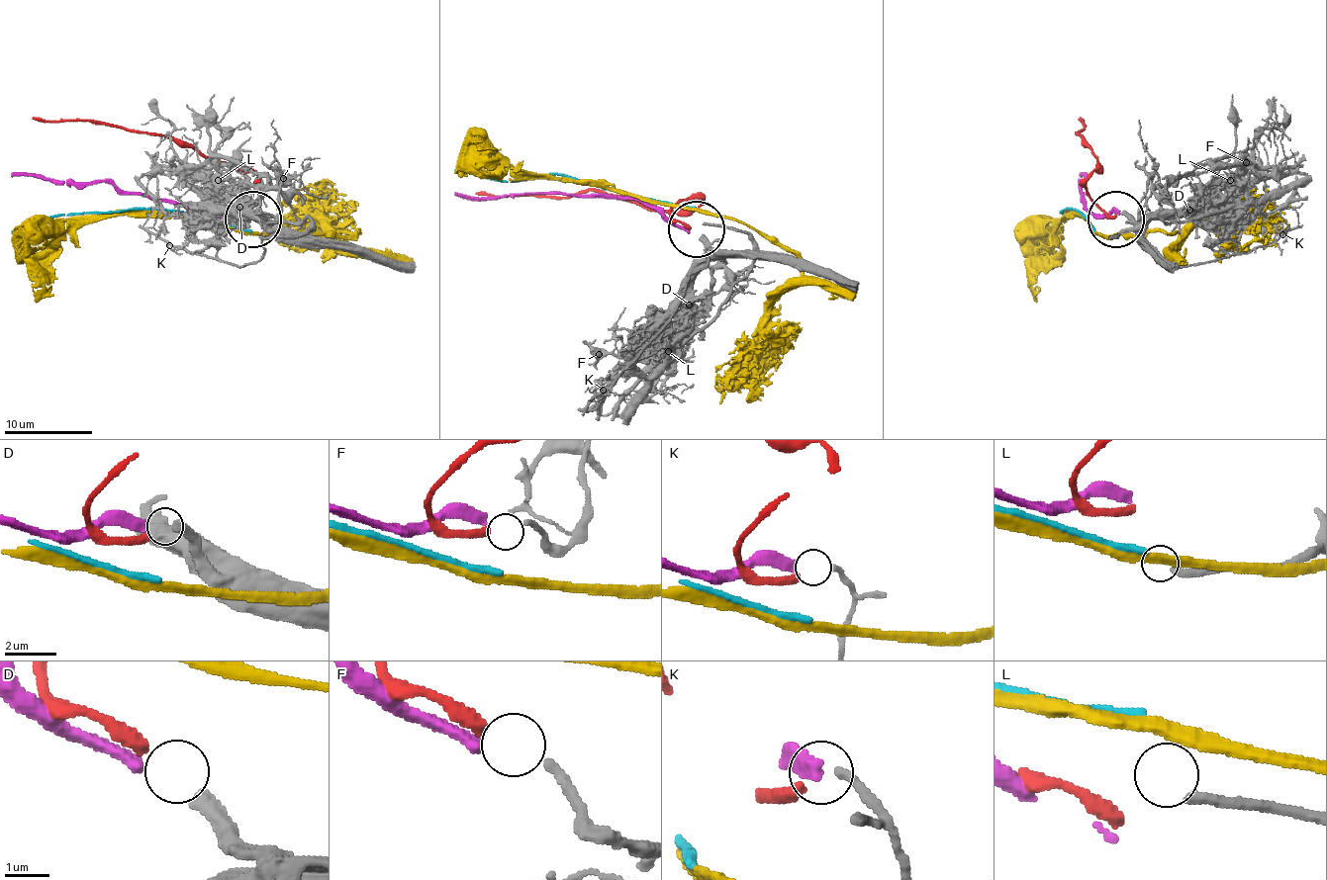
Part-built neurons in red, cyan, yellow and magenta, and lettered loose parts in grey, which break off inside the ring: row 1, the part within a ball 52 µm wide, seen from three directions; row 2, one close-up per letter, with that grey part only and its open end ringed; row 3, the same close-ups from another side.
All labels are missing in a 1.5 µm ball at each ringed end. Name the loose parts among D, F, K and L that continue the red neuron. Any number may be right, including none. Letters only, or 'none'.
F

